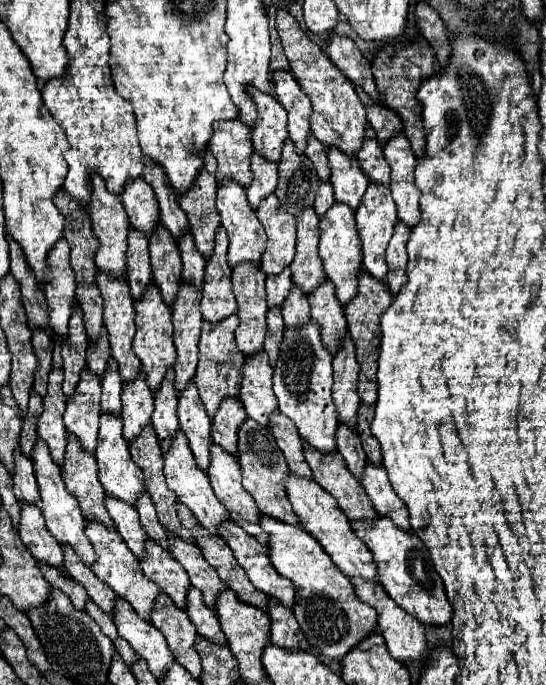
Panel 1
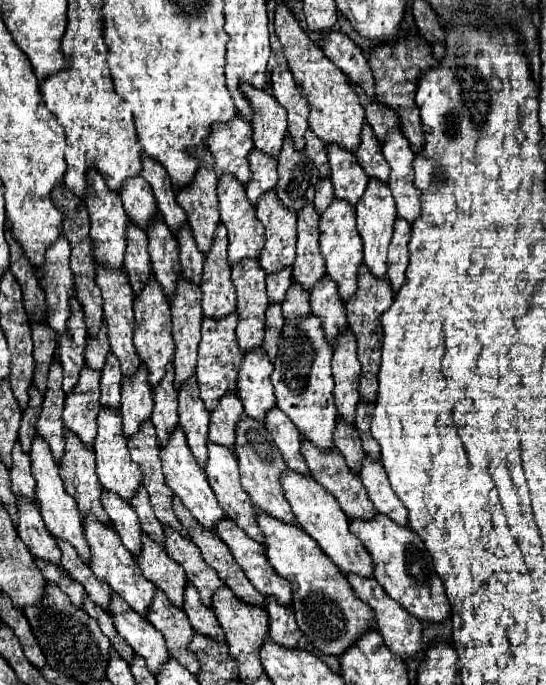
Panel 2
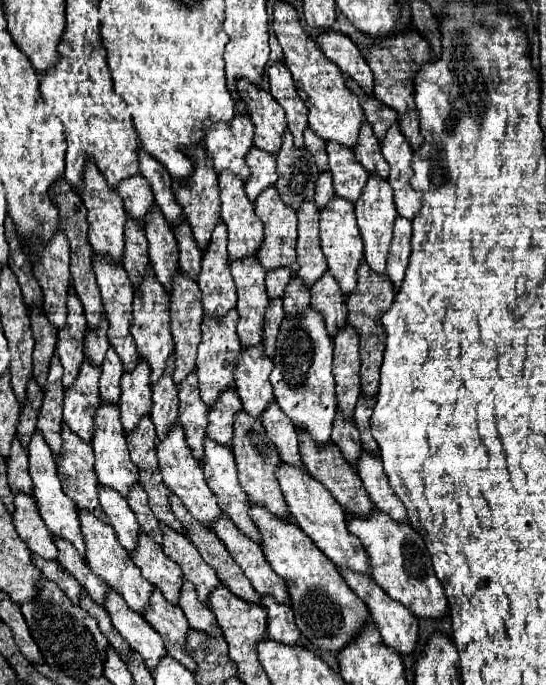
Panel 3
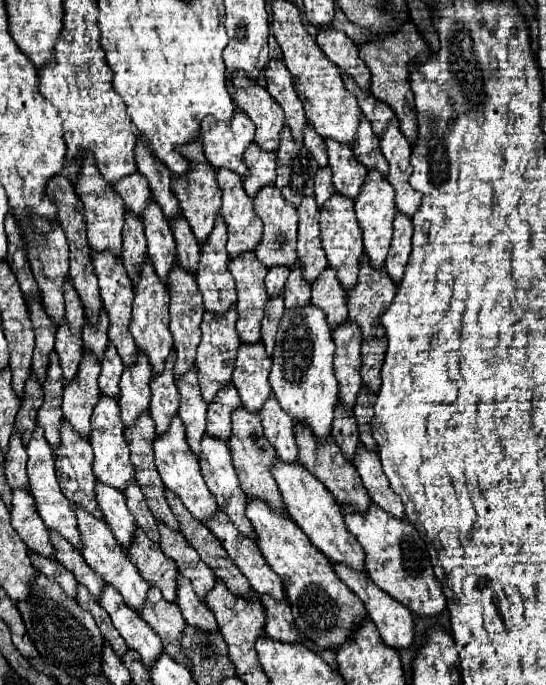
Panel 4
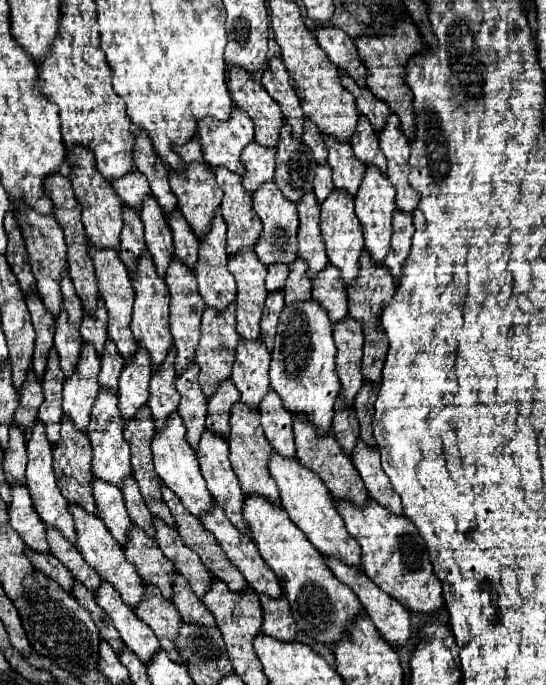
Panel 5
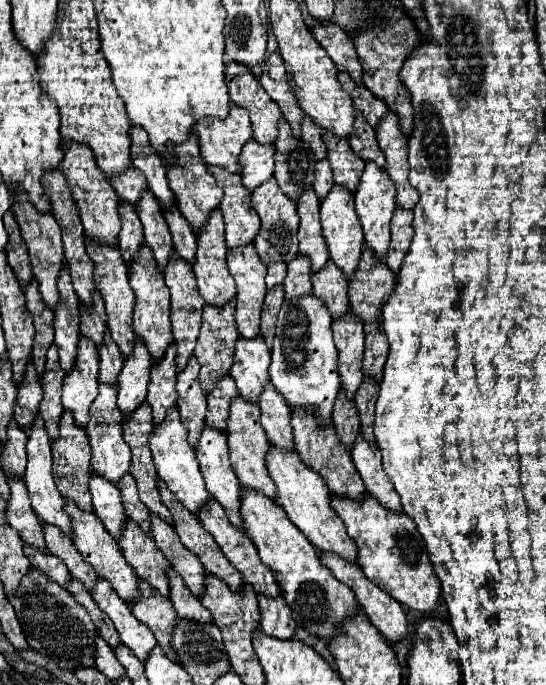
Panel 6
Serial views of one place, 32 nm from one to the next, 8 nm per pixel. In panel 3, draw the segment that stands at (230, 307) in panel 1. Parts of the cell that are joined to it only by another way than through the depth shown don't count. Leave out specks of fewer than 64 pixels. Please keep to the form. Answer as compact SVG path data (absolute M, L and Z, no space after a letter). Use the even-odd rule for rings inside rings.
M220 220L212 232L212 240L202 258L202 272L198 278L202 290L202 306L206 316L222 318L236 308L236 288L230 276L226 252L226 226Z

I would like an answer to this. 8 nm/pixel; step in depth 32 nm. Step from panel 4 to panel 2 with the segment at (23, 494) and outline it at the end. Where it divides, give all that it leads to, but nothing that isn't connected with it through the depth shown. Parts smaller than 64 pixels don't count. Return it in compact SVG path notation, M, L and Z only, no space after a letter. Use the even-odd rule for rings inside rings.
M18 498L18 536L28 546L34 558L60 564L62 552L54 536L46 530L46 524L40 516L36 502Z

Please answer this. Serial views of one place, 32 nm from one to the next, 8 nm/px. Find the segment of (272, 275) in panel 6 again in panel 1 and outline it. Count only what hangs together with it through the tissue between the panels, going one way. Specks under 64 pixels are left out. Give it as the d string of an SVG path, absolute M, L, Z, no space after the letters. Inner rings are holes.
M288 268L282 274L278 274L278 276L268 276L266 278L268 308L282 306L282 302L286 300L290 290L292 290L292 280L290 280L290 270Z

